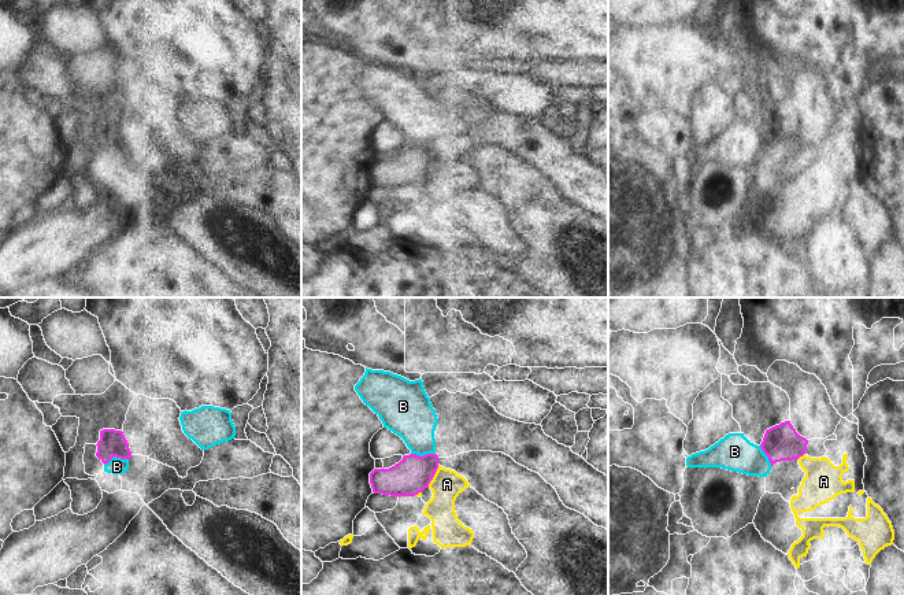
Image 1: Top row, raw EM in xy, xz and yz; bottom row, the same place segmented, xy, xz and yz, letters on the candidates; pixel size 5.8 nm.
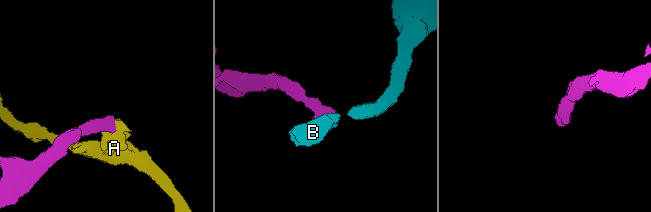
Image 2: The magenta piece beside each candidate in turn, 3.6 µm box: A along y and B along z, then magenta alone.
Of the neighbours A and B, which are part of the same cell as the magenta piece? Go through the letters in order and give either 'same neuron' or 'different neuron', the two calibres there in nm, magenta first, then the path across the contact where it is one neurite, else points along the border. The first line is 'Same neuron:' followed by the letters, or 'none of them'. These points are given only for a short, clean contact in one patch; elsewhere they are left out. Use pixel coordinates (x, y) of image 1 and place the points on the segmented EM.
Same neuron: none of them
A: different neuron | 220/180 nm | along xz (438, 465), (428, 487)
B: different neuron | 160/100 nm | along xy (128, 458), (112, 457), (104, 465)

